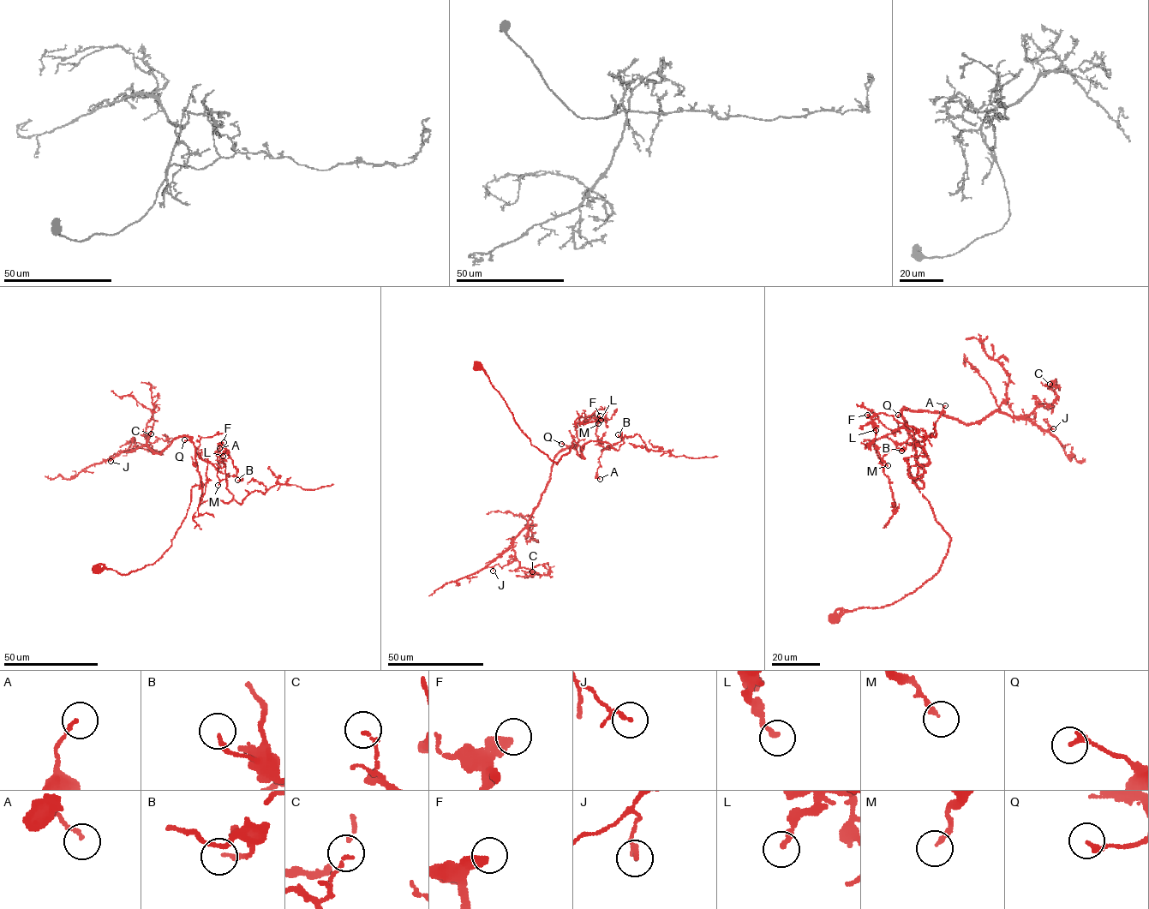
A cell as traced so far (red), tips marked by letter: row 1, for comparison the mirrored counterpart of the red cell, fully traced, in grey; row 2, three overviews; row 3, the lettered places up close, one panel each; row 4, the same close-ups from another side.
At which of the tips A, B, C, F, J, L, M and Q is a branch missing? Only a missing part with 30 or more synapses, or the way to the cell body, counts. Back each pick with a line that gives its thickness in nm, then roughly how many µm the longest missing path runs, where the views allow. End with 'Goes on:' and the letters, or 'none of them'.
Goes on: none of them

